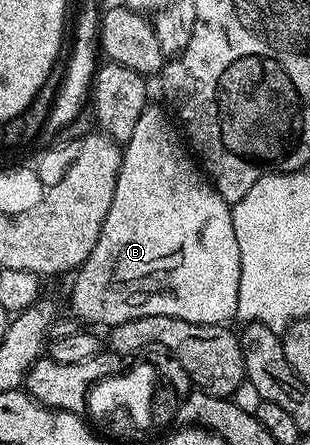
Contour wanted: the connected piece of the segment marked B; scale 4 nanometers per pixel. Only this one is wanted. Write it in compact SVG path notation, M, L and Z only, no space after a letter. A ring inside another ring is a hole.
M150 102L140 114L130 140L124 144L112 206L94 252L77 269L70 304L75 314L90 324L113 326L145 316L171 316L193 324L226 324L237 317L240 246L236 246L231 205L204 175L167 112Z

